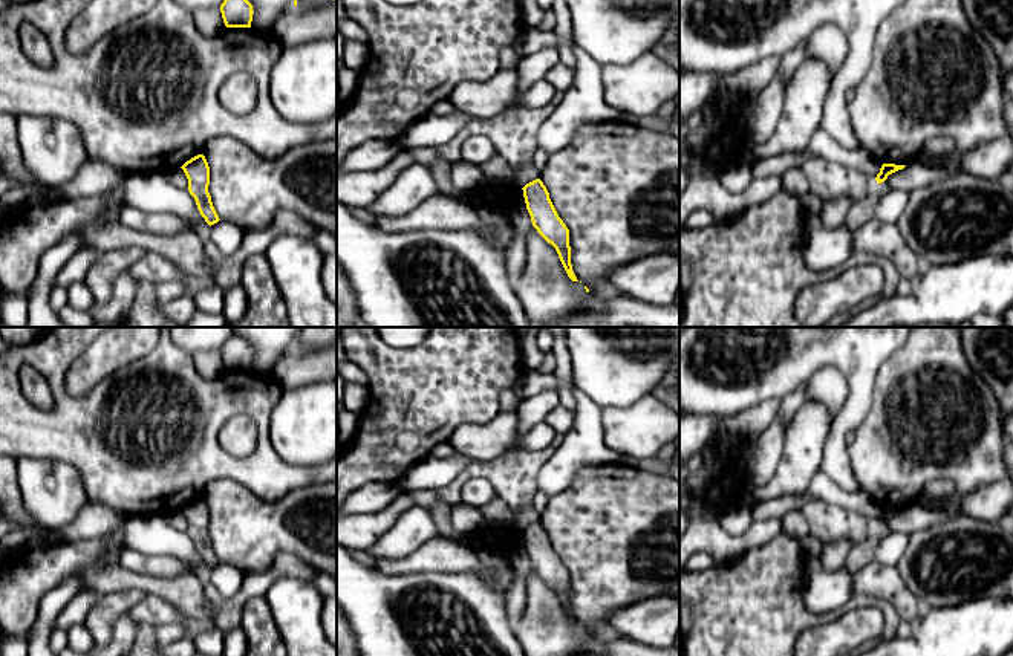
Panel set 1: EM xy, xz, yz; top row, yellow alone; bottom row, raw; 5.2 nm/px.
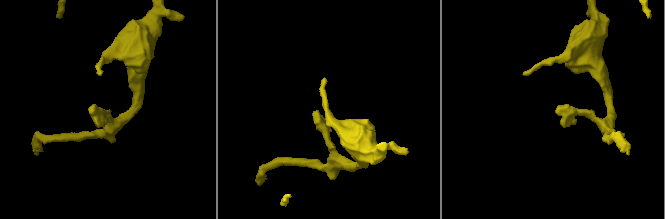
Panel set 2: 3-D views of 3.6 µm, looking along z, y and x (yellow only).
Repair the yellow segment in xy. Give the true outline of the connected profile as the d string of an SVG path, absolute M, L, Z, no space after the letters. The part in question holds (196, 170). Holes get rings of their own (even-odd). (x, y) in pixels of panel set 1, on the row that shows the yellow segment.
M197 154L181 167L188 179L188 191L194 197L197 209L205 222L211 226L220 219L213 206L208 193L210 167L204 154Z

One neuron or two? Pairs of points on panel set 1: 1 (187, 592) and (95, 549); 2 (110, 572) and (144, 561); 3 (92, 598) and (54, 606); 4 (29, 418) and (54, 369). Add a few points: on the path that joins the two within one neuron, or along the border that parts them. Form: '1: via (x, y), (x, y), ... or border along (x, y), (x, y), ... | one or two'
1: via (164, 587), (124, 580), (117, 572) | one
2: border along (121, 548), (120, 563), (124, 568), (158, 577) | two
3: border along (80, 592), (55, 618), (54, 629) | two
4: via (46, 418), (51, 418), (58, 410), (57, 386) | one

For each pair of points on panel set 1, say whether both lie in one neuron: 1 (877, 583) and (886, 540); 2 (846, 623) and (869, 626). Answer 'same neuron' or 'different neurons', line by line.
1: different neurons
2: same neuron

